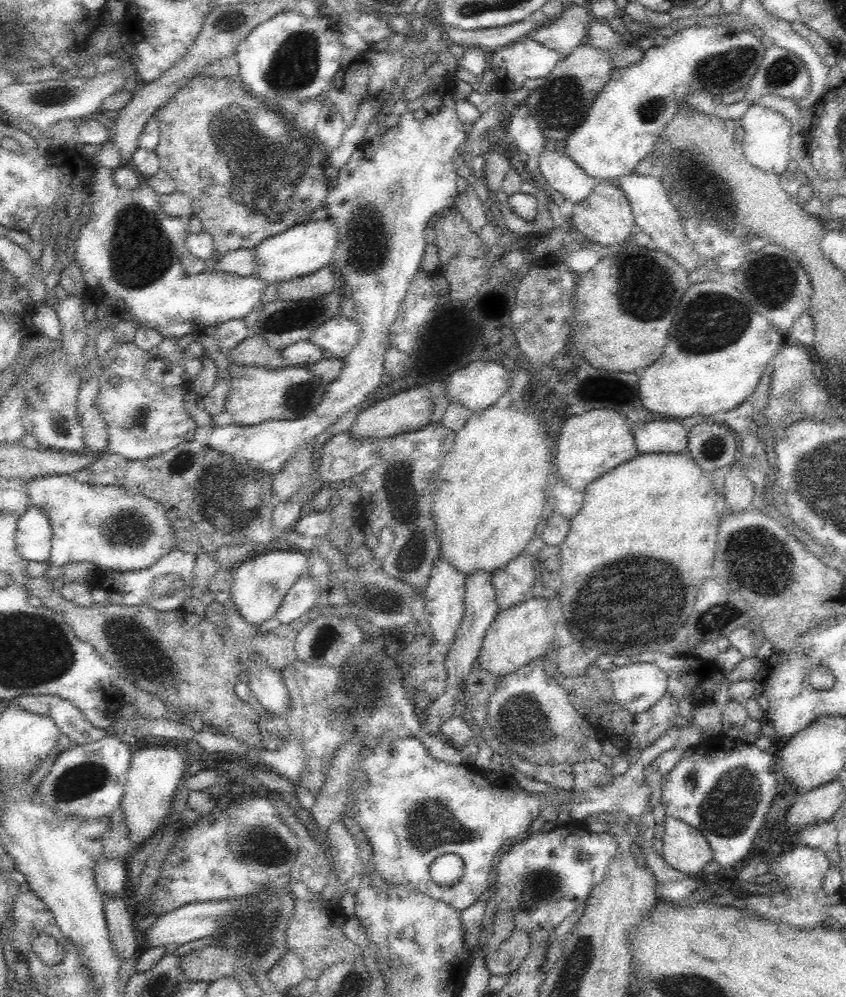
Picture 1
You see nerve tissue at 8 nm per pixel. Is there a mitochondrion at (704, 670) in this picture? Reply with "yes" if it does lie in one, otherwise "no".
no

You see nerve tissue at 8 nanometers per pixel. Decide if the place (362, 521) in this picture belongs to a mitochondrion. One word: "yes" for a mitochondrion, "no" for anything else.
no

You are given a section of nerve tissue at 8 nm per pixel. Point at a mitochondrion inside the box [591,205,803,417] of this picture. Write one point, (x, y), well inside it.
(717, 320)

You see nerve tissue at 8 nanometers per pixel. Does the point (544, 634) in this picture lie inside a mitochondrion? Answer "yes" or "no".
no

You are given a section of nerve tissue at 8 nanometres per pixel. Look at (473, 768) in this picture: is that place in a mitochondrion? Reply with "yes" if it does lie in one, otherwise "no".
no

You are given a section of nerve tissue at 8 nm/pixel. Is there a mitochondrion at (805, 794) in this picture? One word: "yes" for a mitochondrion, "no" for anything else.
no

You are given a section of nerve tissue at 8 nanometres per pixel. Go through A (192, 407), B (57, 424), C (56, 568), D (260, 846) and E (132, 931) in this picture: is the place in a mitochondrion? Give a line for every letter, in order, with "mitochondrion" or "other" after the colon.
A: other
B: mitochondrion
C: other
D: mitochondrion
E: other

